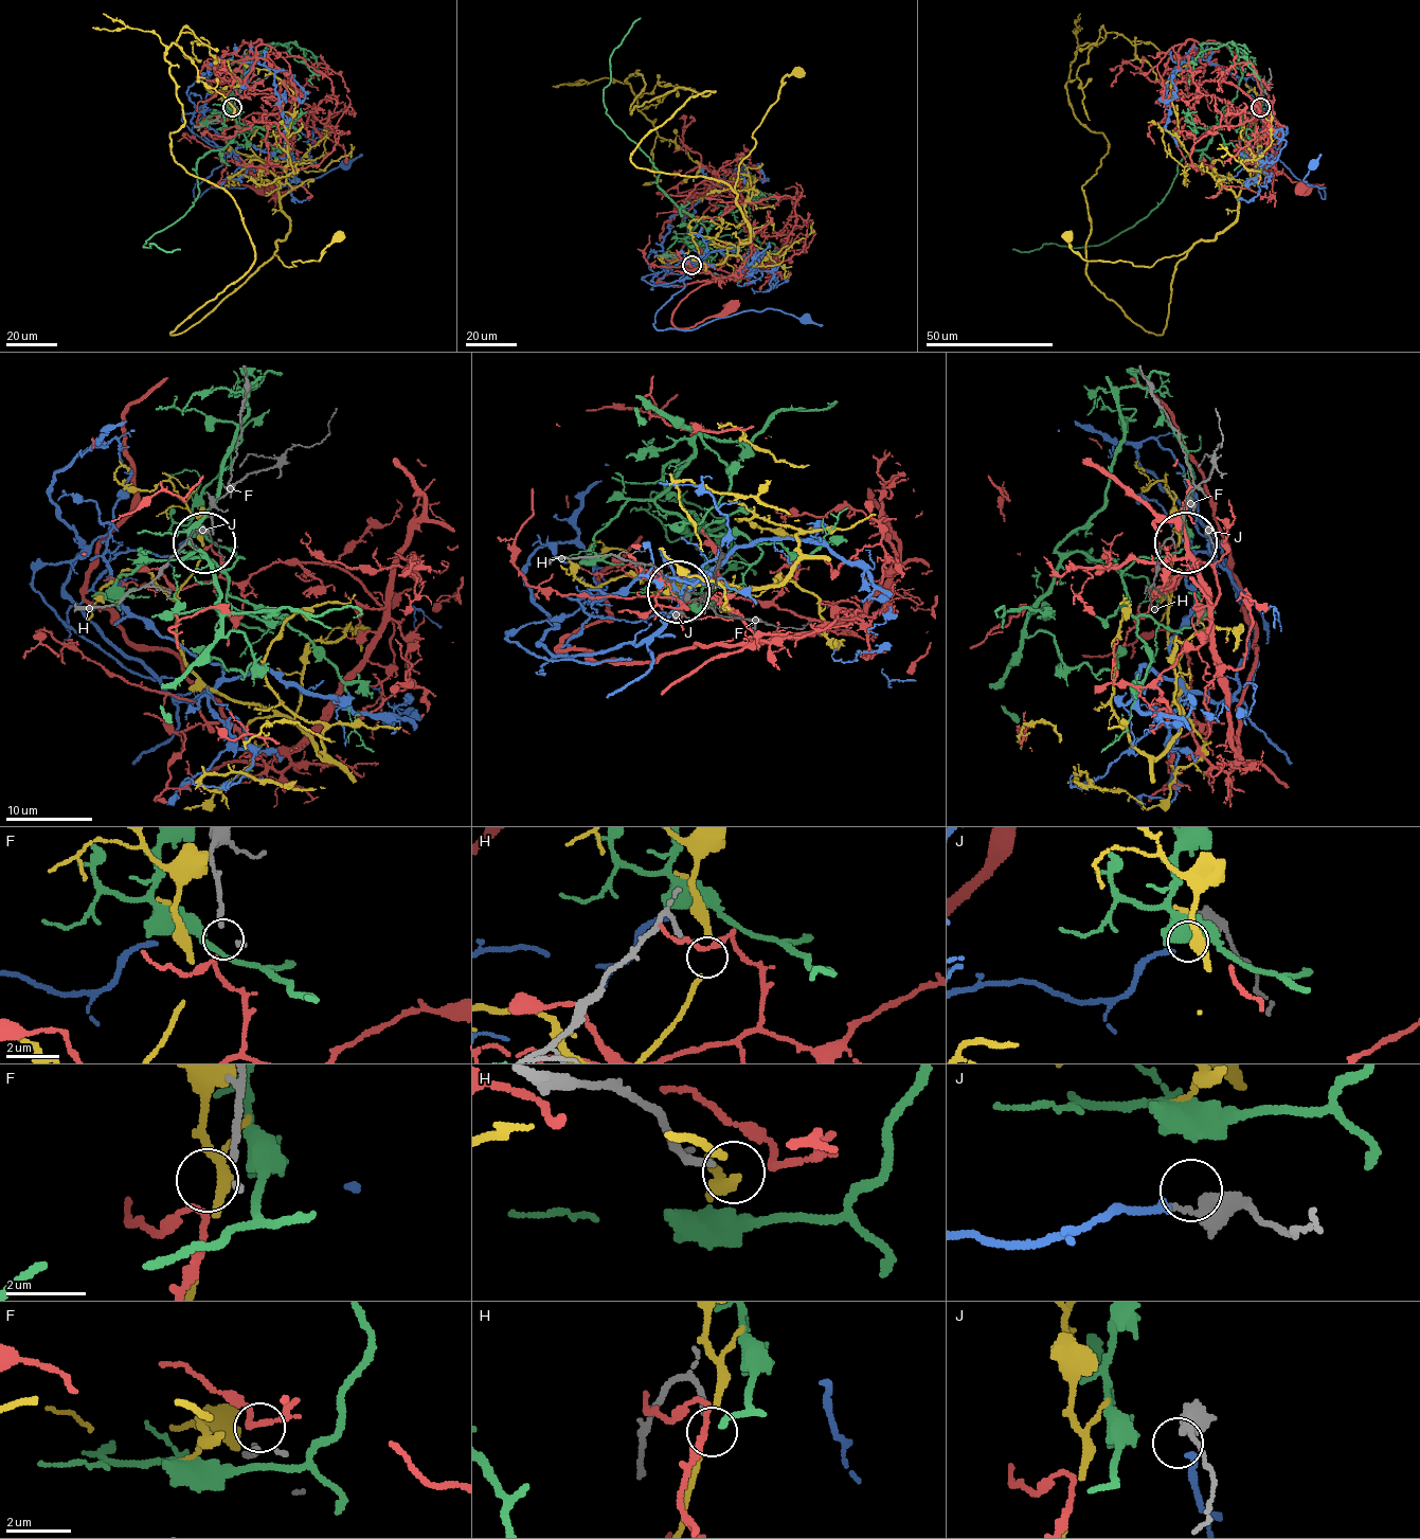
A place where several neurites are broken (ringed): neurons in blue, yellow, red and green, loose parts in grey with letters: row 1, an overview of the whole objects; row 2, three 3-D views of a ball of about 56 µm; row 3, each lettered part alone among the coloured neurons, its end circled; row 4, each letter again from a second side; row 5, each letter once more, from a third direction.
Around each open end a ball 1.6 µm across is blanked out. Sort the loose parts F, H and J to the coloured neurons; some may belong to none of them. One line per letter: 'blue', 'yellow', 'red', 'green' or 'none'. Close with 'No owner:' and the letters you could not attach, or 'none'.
F: red
H: none
J: blue
No owner: H

